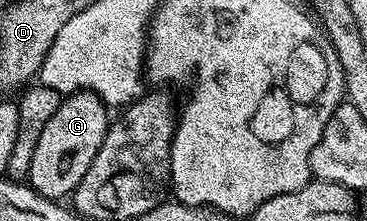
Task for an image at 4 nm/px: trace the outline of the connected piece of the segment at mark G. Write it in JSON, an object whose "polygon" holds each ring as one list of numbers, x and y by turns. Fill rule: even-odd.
{"polygon":[[68,93,60,100,53,119,45,123,45,131,41,131,41,139,37,139,37,147,33,151,29,184,36,193,52,199,63,199,66,193,67,196,74,194,85,171,89,171,93,159,97,159,97,151,101,151,101,143,105,139,109,124,107,113,109,113,108,106,104,105,95,93]]}

